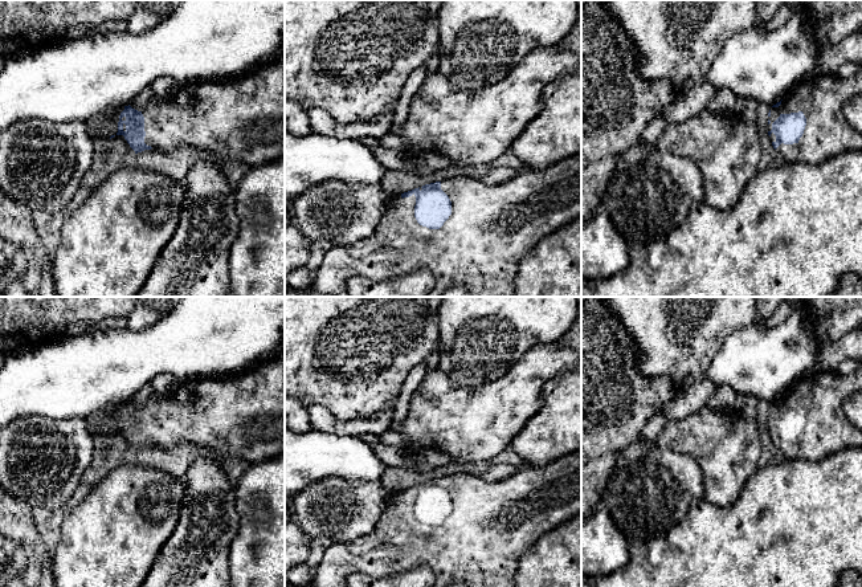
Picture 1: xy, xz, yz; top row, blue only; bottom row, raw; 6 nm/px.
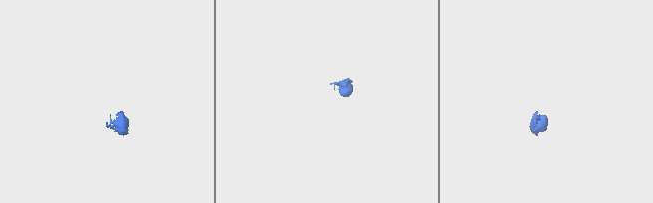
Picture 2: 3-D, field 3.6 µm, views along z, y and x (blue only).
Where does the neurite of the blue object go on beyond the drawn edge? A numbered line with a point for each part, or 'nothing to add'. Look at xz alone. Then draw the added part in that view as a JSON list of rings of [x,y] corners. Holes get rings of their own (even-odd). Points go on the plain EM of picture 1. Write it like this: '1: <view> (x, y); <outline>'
1: xz (491, 524); [[[576,451],[571,454],[561,456],[560,458],[540,466],[524,462],[523,465],[519,466],[515,474],[499,481],[487,481],[479,476],[459,472],[454,476],[442,477],[441,486],[449,493],[452,498],[452,511],[440,526],[429,526],[417,519],[414,514],[416,502],[414,490],[404,496],[401,494],[401,490],[395,492],[387,500],[387,505],[384,507],[383,514],[380,515],[375,531],[363,538],[354,539],[351,542],[332,543],[324,551],[323,559],[319,563],[316,571],[312,575],[312,579],[307,586],[347,587],[347,578],[352,574],[367,574],[372,579],[381,579],[418,566],[428,566],[434,574],[434,583],[430,587],[445,587],[450,583],[463,583],[466,587],[514,587],[514,574],[520,555],[523,553],[530,551],[534,547],[534,545],[540,539],[542,535],[550,533],[551,530],[559,527],[561,523],[577,517],[581,513],[581,451]]]

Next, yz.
1: yz (821, 394); [[[862,363],[850,375],[841,375],[838,371],[817,371],[800,378],[792,390],[787,392],[779,404],[771,404],[771,420],[768,428],[772,427],[772,420],[781,411],[802,408],[806,415],[806,423],[802,433],[797,440],[781,440],[776,449],[788,460],[808,460],[818,462],[825,457],[847,448],[862,448],[862,431],[853,425],[843,411],[845,400],[854,392],[862,392]]]

